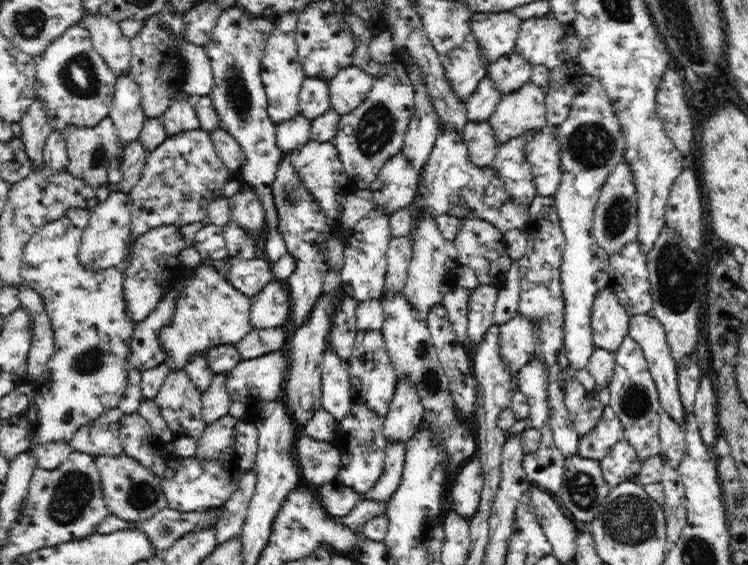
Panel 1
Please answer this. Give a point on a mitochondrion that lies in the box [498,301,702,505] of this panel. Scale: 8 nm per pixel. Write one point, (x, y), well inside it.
(635, 401)

